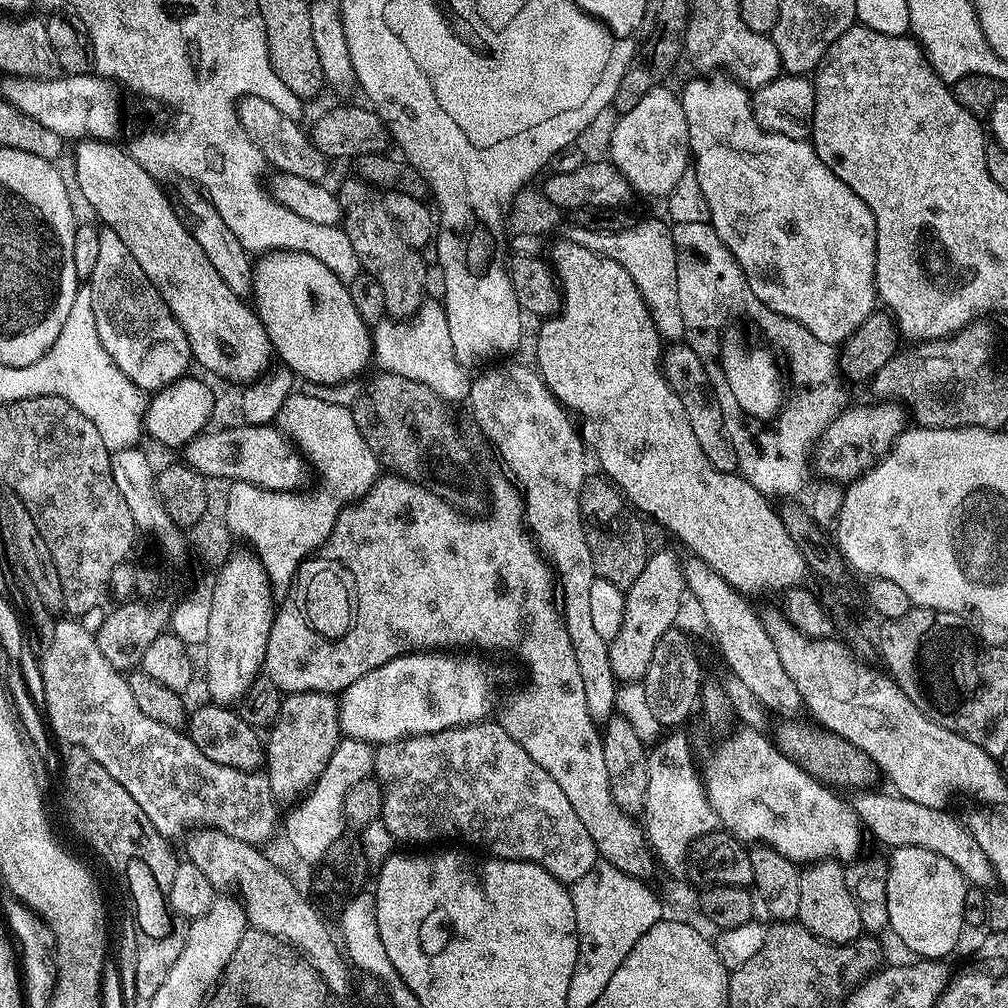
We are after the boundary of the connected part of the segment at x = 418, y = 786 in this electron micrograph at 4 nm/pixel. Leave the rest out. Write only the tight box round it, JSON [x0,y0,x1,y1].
[374,722,598,886]

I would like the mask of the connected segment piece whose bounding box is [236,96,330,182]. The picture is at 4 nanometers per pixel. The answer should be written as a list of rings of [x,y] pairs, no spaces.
[[[241,96],[236,113],[242,130],[246,130],[254,146],[258,146],[258,150],[271,167],[272,164],[276,167],[277,173],[294,174],[298,178],[317,182],[325,179],[323,176],[328,172],[330,160],[315,146],[313,137],[299,128],[301,125],[297,121],[286,118],[278,110],[274,110],[274,106],[270,106],[270,102],[266,102],[261,96]]]

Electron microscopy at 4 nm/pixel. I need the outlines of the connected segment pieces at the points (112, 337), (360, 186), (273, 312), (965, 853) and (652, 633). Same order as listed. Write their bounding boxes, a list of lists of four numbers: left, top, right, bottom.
[[90,227,193,394],[338,178,428,317],[252,250,373,384],[854,790,994,890],[608,551,686,682]]

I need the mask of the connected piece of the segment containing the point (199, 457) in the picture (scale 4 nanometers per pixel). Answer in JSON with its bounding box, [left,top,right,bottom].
[183,424,302,493]

